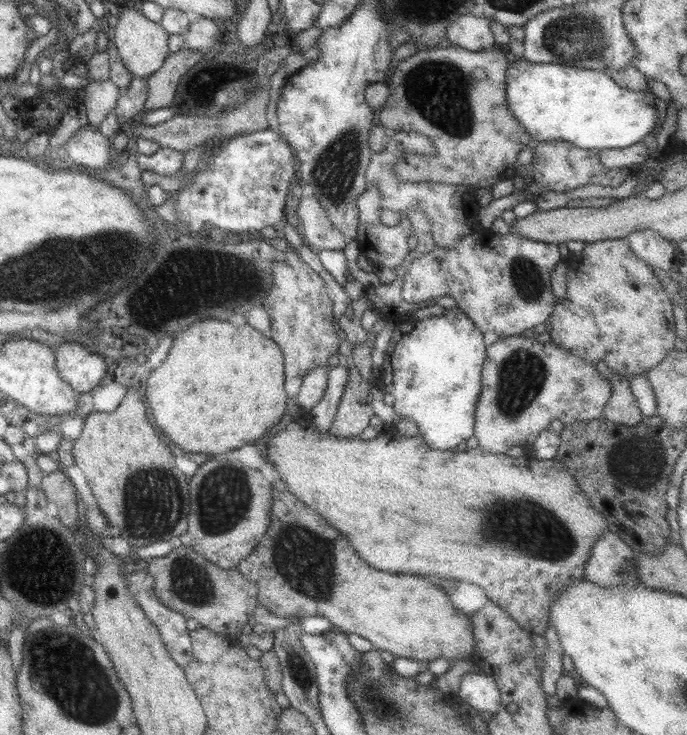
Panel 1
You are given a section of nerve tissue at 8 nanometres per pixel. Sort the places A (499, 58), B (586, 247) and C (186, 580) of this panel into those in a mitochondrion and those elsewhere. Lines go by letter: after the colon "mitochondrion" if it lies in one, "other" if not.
A: other
B: other
C: mitochondrion

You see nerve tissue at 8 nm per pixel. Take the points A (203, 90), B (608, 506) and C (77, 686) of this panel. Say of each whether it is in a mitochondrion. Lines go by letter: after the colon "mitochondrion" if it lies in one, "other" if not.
A: other
B: other
C: mitochondrion

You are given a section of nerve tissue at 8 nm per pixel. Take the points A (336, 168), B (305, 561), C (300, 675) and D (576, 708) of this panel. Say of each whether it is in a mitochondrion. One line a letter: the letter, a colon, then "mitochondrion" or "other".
A: mitochondrion
B: mitochondrion
C: mitochondrion
D: other

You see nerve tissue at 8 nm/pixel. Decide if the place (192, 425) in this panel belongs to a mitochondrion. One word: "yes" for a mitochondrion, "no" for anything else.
no

